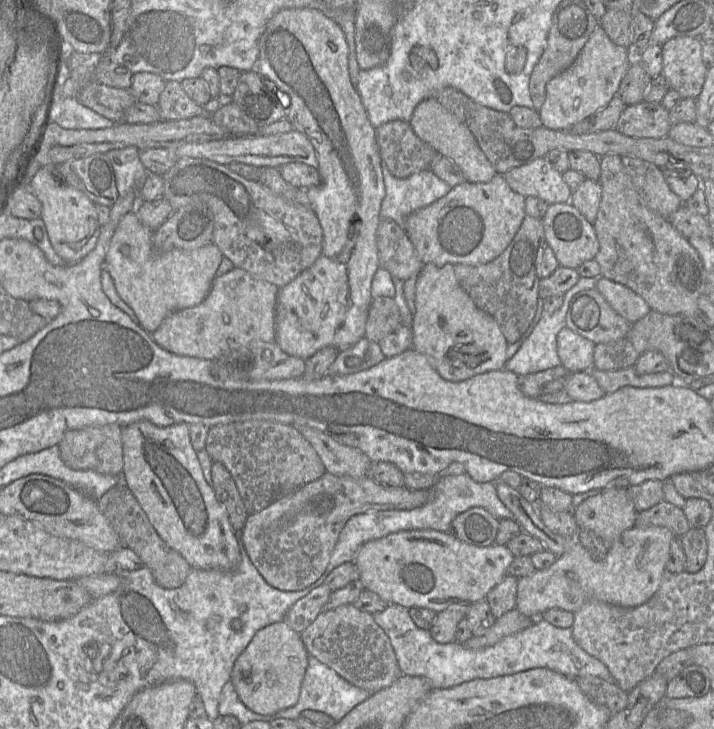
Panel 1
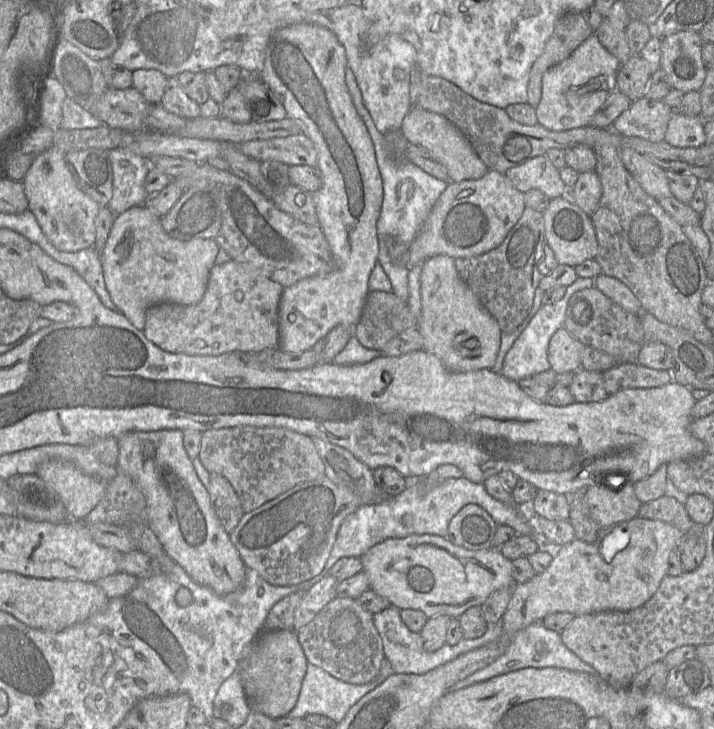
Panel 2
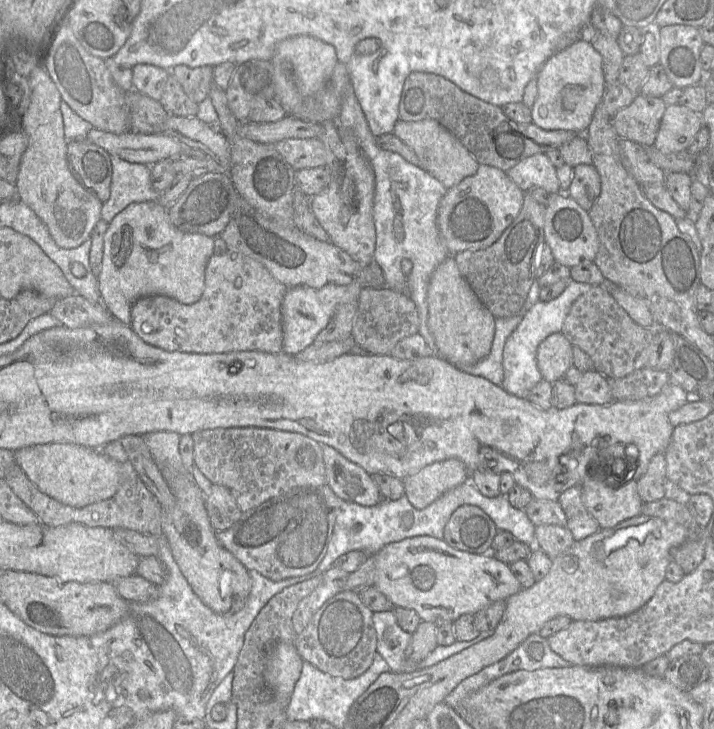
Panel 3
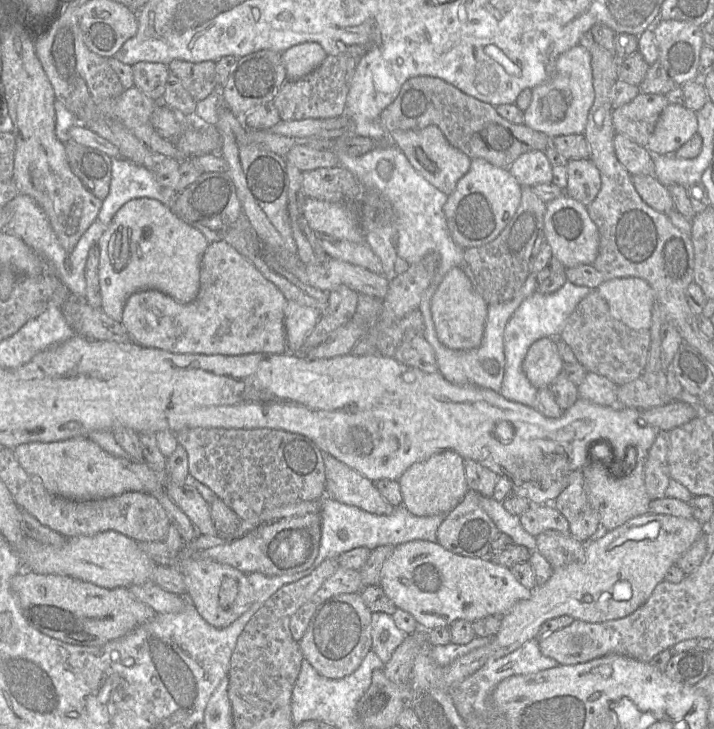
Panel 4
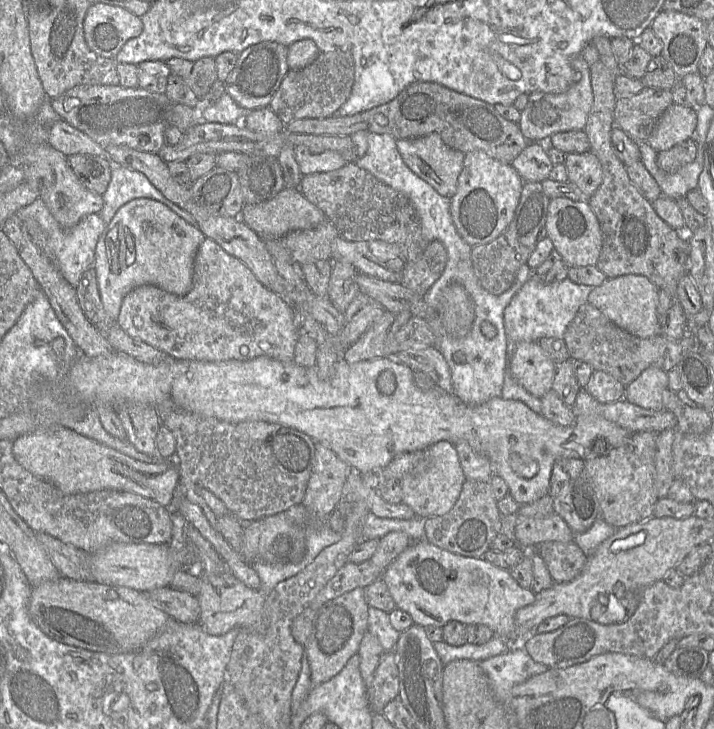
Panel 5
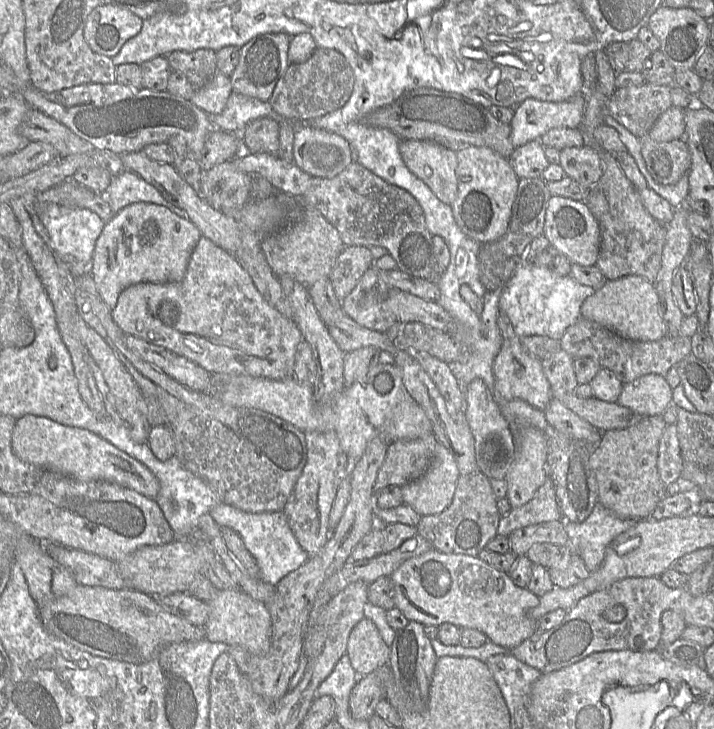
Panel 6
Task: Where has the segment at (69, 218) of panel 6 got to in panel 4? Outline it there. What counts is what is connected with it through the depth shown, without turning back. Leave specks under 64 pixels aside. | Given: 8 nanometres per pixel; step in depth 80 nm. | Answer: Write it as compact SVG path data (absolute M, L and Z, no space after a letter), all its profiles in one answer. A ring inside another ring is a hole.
M18 194L5 206L12 211L13 215L5 229L21 238L43 259L50 262L55 268L57 277L69 288L71 294L84 297L86 290L85 268L88 254L90 249L98 244L107 226L102 224L98 219L95 220L81 236L76 246L68 252L60 244L47 214L30 196Z

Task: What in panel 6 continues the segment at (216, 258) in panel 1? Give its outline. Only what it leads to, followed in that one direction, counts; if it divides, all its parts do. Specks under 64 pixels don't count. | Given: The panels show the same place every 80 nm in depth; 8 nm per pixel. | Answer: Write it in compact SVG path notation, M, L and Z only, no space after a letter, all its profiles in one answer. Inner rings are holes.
M132 203L105 223L96 241L88 272L93 276L104 303L112 311L120 293L131 285L181 281L201 237L200 230L189 219L178 216L165 206Z

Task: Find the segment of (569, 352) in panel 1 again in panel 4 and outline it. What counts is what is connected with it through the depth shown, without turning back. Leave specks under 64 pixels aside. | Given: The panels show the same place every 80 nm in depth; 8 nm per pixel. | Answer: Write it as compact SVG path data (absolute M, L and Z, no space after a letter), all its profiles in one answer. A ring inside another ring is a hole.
M547 337L537 340L530 346L523 360L522 369L537 389L550 387L564 368L556 339Z

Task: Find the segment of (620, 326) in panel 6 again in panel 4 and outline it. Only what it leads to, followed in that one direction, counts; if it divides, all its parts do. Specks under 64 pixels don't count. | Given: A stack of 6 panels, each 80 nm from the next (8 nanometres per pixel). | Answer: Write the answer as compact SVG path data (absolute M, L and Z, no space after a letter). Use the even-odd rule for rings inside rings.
M637 277L616 278L604 281L595 289L607 302L613 315L633 330L650 329L655 296L651 286Z

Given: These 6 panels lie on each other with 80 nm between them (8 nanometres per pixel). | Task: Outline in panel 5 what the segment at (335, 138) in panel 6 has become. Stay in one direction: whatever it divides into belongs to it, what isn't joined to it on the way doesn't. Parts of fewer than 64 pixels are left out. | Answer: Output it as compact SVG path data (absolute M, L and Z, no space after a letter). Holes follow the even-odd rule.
M304 145L294 147L294 156L303 175L334 171L347 164L344 157L336 151L313 153Z

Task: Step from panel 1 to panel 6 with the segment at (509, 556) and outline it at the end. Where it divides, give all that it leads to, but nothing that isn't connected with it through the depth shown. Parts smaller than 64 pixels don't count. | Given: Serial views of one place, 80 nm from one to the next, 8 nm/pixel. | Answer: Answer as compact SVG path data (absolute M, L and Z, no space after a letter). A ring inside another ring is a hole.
M435 548L403 562L391 575L394 604L409 621L423 625L454 624L461 629L473 628L483 632L488 641L513 650L538 632L538 621L529 617L529 611L539 604L539 597L527 588L514 584L509 573L499 571L477 556L446 554Z

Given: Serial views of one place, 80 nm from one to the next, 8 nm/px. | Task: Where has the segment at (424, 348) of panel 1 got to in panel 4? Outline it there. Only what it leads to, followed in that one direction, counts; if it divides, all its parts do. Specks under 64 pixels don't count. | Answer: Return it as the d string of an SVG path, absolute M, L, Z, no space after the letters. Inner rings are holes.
M461 267L451 268L431 300L432 318L440 342L452 350L478 348L483 340L487 307Z

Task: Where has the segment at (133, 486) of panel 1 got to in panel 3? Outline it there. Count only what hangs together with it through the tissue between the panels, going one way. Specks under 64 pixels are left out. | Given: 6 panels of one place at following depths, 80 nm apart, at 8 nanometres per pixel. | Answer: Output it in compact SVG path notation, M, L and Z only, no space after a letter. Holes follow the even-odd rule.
M158 431L142 436L155 463L161 467L171 492L174 506L161 515L162 534L172 556L193 592L217 614L236 613L246 604L251 579L248 570L235 556L222 547L212 528L206 509L206 497L193 475L184 468L179 453L180 435L175 432Z

